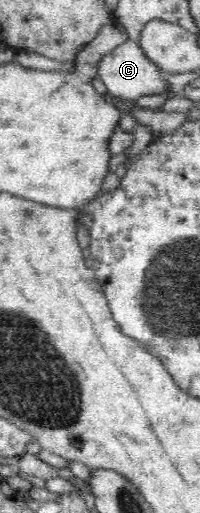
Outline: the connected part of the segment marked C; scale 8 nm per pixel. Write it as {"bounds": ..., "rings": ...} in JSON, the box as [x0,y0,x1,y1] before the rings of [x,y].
{"bounds":[98,38,171,100],"rings":[[[127,38],[121,44],[113,47],[99,62],[98,78],[104,82],[109,94],[122,100],[136,100],[141,96],[169,96],[171,84],[165,78],[157,63],[145,56],[138,41]]]}

